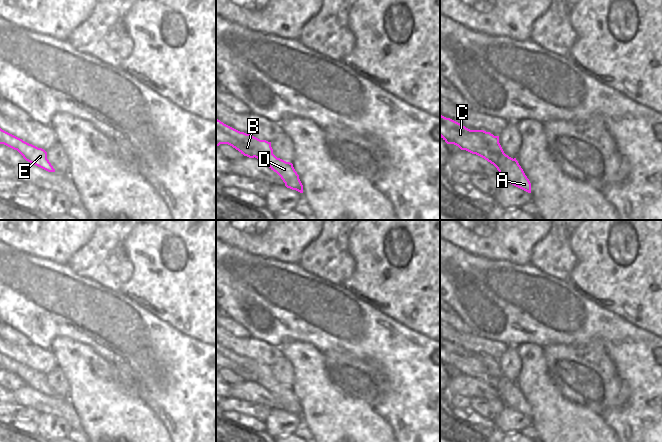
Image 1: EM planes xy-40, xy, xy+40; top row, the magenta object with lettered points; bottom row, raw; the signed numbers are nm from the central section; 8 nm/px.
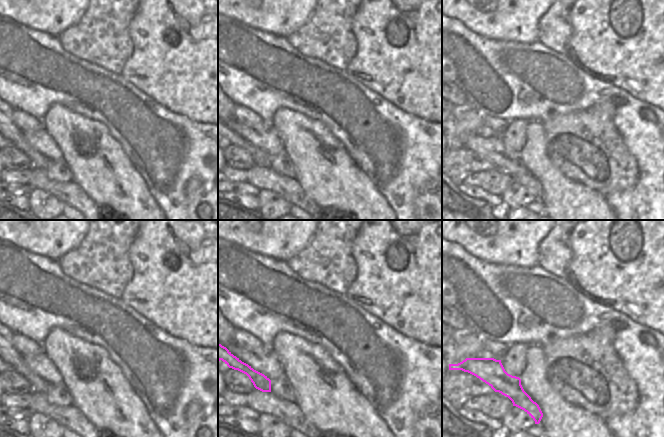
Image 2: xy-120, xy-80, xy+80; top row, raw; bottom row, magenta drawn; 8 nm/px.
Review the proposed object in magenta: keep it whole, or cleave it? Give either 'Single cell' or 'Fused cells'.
Fused cells

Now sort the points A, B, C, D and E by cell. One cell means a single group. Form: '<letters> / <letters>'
A D E / B C

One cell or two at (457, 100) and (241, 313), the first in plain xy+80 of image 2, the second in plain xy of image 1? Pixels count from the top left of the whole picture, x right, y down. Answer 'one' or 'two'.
two

